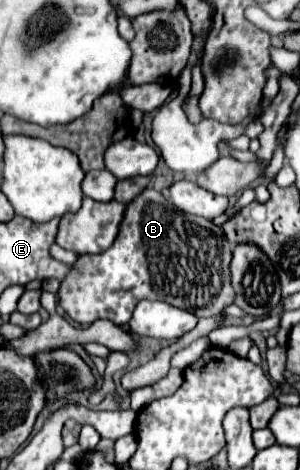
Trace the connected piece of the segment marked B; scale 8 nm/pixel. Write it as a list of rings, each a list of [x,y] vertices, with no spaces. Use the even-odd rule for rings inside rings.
[[[146,187],[126,205],[126,217],[122,217],[122,229],[118,231],[114,245],[98,255],[78,255],[76,263],[70,267],[70,275],[64,277],[58,291],[58,303],[64,313],[70,319],[88,325],[96,319],[110,319],[116,325],[126,325],[136,303],[142,299],[166,301],[196,317],[218,317],[234,303],[234,289],[230,285],[230,243],[226,241],[222,227],[214,225],[210,219],[178,211],[172,201],[154,187]]]

